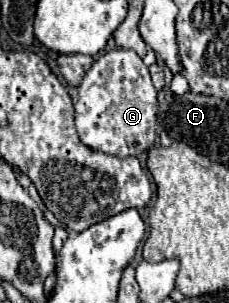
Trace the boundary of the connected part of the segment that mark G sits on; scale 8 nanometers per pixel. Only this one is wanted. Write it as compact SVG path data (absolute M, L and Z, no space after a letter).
M113 49L103 53L93 67L83 77L79 85L79 101L75 103L75 129L83 145L113 155L113 157L137 157L145 153L155 143L155 125L157 125L157 91L153 87L147 65L135 51Z

